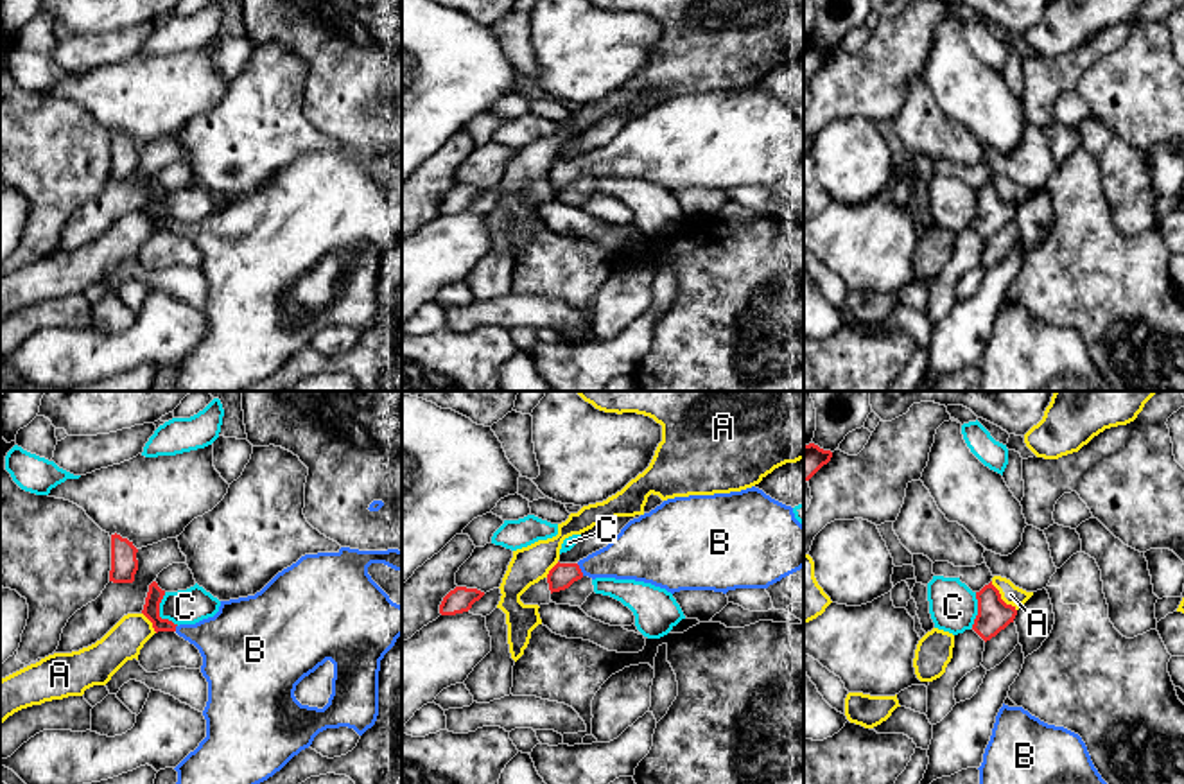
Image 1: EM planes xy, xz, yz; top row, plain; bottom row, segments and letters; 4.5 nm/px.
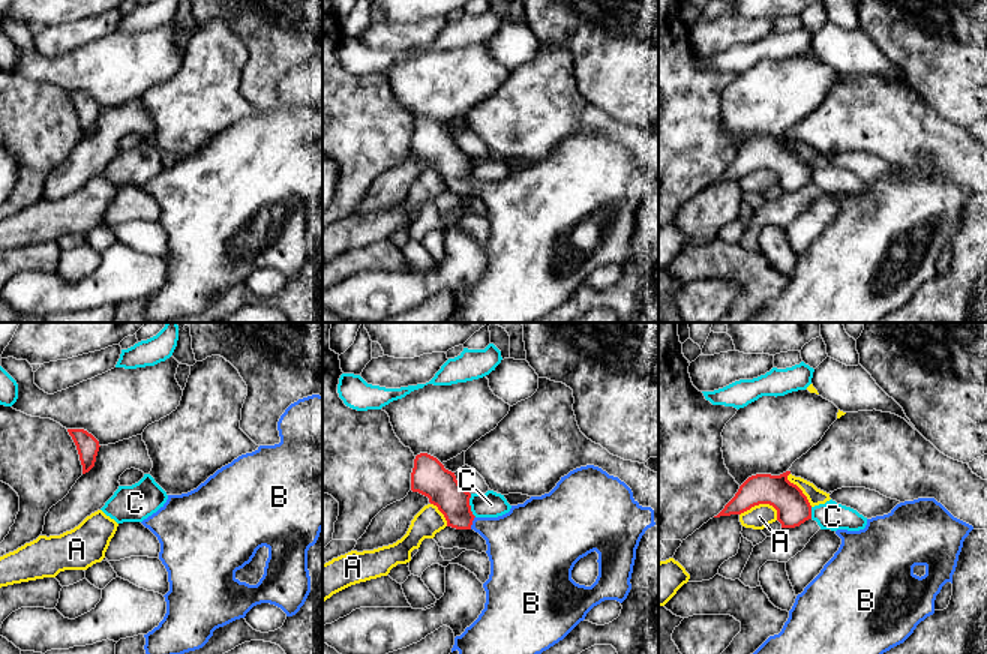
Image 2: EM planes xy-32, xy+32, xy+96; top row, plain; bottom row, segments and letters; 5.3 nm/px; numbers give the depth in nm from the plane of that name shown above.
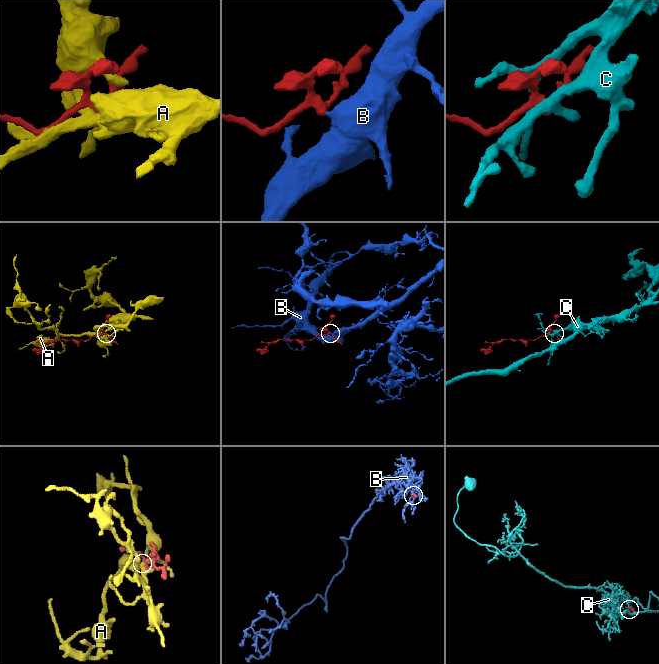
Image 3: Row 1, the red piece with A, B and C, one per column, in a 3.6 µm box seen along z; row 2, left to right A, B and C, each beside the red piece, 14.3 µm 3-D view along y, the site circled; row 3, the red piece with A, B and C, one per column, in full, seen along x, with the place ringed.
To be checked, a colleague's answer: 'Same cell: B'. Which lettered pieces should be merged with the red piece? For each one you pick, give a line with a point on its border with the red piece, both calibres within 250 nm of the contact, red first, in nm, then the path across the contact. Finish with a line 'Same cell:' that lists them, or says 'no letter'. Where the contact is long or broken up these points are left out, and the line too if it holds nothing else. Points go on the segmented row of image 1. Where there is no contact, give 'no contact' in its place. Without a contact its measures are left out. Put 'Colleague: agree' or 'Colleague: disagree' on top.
Colleague: agree
B: xz (580, 569) | 110/220 nm | across xz (560, 576), (580, 569), (632, 555)
Same cell: B

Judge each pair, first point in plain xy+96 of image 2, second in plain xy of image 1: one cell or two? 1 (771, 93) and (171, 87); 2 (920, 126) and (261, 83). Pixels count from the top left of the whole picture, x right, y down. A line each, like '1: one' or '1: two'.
1: one
2: one

